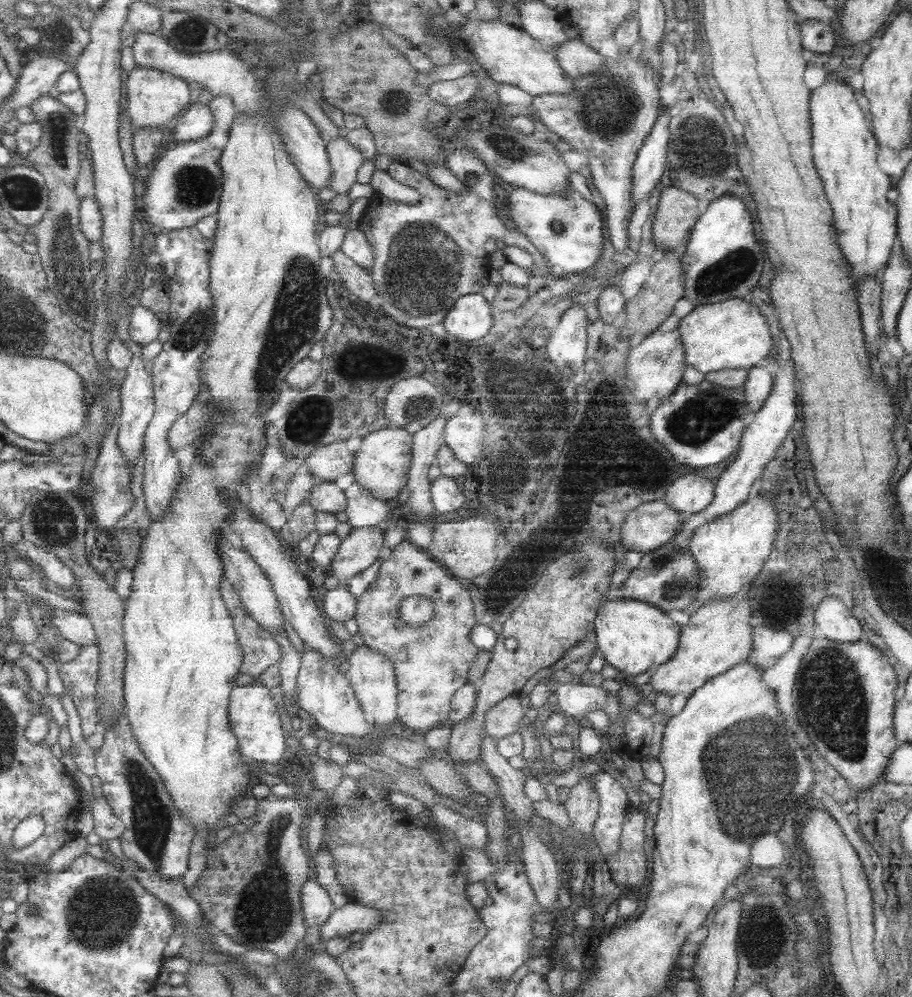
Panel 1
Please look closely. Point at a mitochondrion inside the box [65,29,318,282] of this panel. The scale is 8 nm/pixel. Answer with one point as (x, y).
(195, 187)

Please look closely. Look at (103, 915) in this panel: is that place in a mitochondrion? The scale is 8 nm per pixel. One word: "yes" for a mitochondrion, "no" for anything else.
yes

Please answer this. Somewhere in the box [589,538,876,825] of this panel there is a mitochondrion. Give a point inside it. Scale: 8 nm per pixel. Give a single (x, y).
(830, 697)

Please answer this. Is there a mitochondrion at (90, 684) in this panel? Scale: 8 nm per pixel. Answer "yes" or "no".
no

